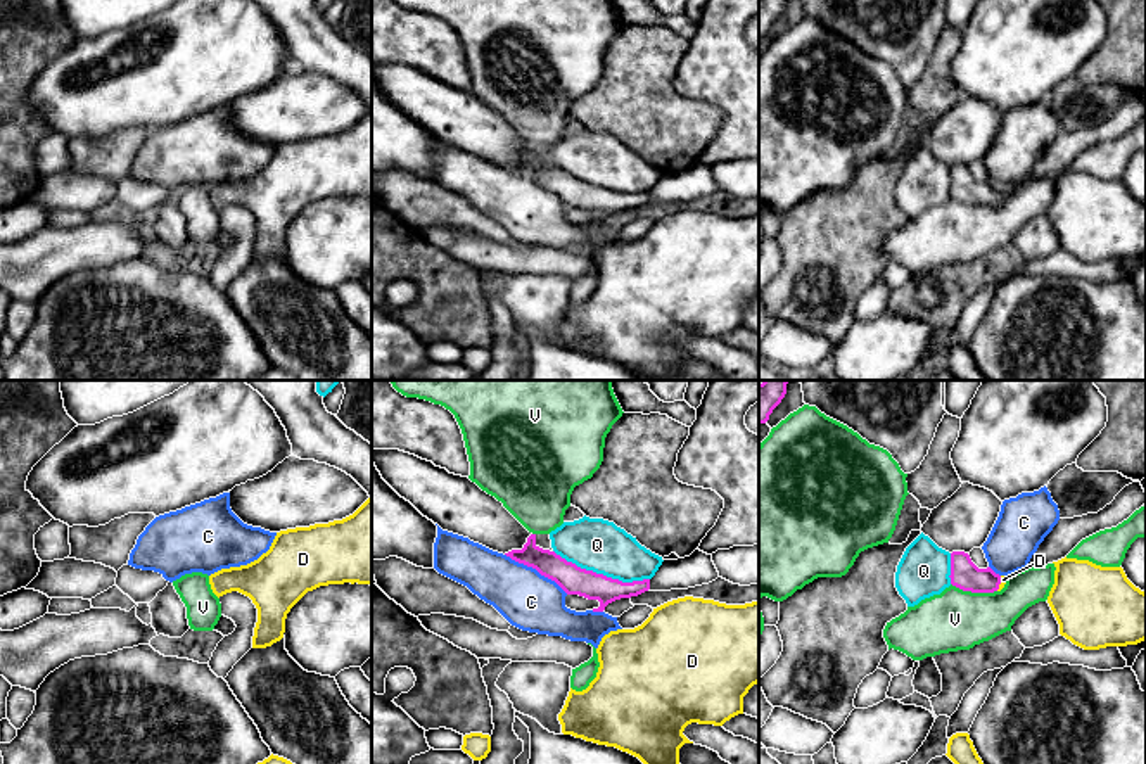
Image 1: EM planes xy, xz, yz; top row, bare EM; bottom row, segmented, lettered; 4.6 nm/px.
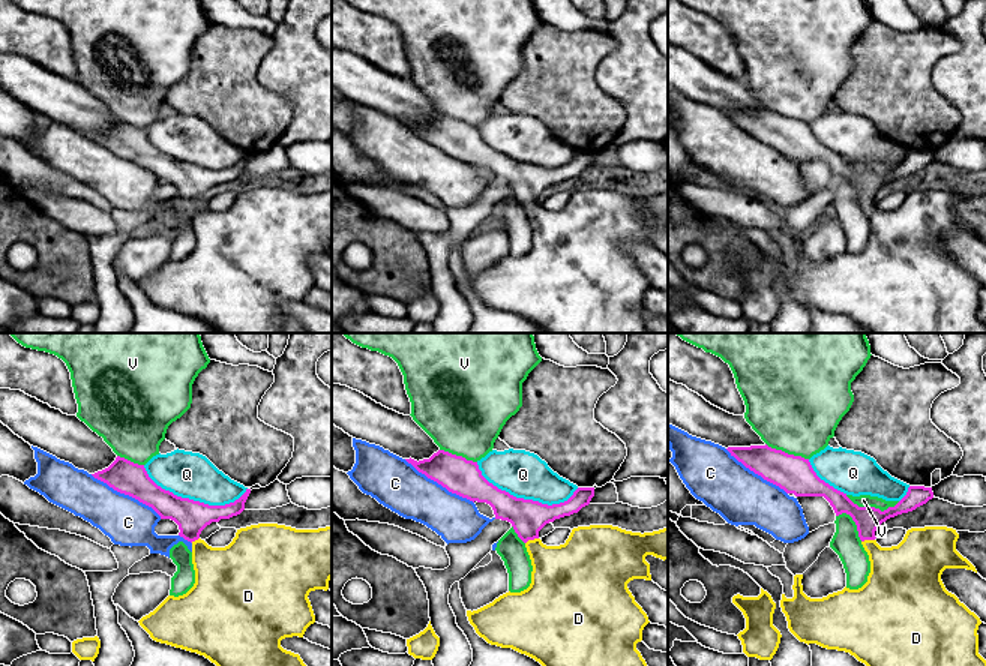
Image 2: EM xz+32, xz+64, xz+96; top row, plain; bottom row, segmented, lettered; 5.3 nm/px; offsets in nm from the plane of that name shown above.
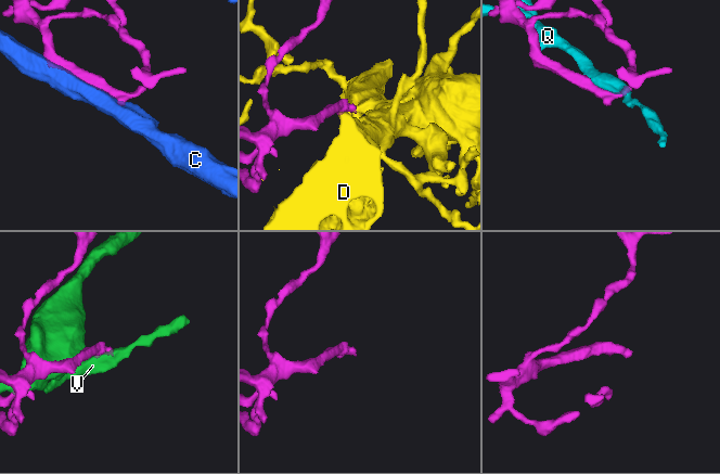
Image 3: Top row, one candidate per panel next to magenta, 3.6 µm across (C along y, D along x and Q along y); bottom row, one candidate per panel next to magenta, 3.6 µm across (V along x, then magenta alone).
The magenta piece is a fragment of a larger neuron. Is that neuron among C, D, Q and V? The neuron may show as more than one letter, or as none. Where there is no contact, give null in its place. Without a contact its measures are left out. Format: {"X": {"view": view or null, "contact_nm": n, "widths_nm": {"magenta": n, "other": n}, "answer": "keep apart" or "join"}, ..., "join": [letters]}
{"C": {"view": "xz", "contact_nm": 340, "widths_nm": {"magenta": 140, "other": 280}, "answer": "keep apart"}, "D": {"view": "yz", "contact_nm": 80, "widths_nm": {"magenta": 140, "other": 30}, "answer": "join"}, "Q": {"view": "xz", "contact_nm": 460, "widths_nm": {"magenta": 140, "other": 240}, "answer": "keep apart"}, "V": {"view": "yz", "contact_nm": 220, "widths_nm": {"magenta": 140, "other": 280}, "answer": "keep apart"}, "join": ["D"]}

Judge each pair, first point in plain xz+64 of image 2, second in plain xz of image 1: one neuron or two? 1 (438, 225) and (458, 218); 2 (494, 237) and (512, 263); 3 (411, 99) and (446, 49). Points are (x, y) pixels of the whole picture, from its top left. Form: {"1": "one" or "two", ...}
{"1": "two", "2": "two", "3": "two"}

